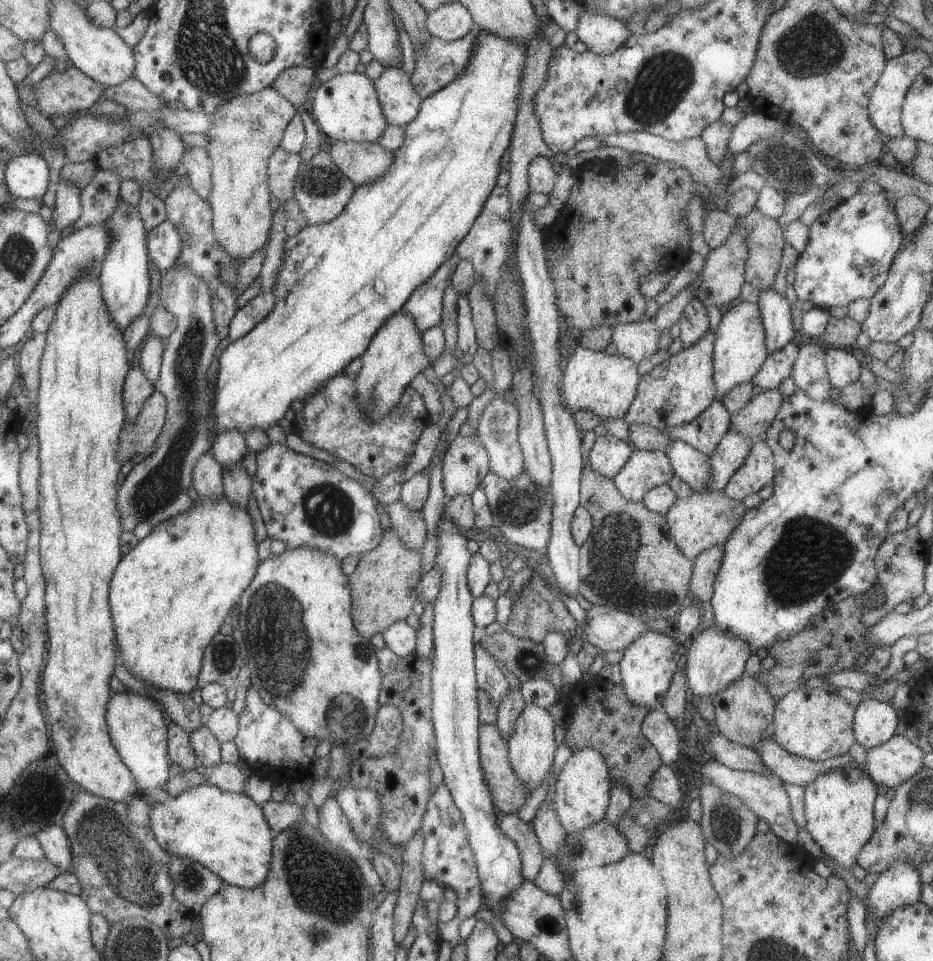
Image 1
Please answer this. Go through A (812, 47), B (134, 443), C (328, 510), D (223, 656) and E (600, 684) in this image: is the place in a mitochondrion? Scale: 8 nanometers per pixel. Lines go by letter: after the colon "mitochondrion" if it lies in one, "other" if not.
A: mitochondrion
B: mitochondrion
C: mitochondrion
D: mitochondrion
E: other

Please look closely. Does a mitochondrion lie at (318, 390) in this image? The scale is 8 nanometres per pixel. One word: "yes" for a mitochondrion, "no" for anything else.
no

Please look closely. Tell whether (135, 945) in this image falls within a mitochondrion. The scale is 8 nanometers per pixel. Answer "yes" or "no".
yes

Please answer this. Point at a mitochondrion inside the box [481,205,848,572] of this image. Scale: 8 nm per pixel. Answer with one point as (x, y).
(518, 506)

